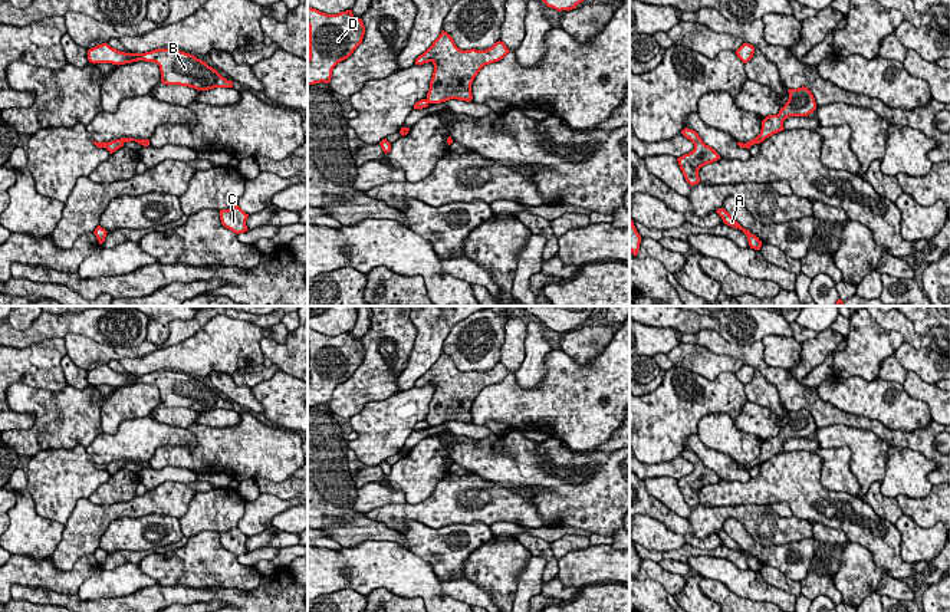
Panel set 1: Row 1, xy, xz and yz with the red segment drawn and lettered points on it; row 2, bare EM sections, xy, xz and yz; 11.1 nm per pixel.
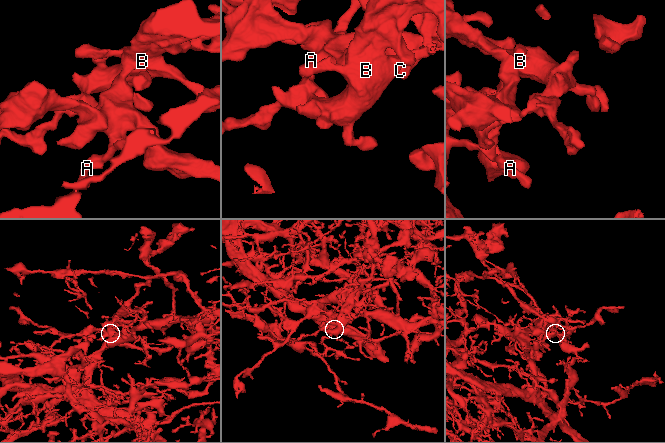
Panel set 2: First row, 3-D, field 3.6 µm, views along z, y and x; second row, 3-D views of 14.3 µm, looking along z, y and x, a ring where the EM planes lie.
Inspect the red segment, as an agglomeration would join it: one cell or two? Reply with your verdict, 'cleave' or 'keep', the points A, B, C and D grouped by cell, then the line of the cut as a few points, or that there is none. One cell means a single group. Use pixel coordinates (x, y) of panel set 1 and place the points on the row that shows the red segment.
cleave; groups A B / C D; cut xy (105, 142), (107, 147)

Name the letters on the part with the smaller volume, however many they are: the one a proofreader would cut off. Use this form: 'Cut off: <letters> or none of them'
Cut off: C, D

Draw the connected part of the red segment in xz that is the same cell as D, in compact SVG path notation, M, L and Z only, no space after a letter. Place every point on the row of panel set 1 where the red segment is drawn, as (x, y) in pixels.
M308 6L308 85L329 83L333 68L362 43L365 26L352 10L326 14Z

